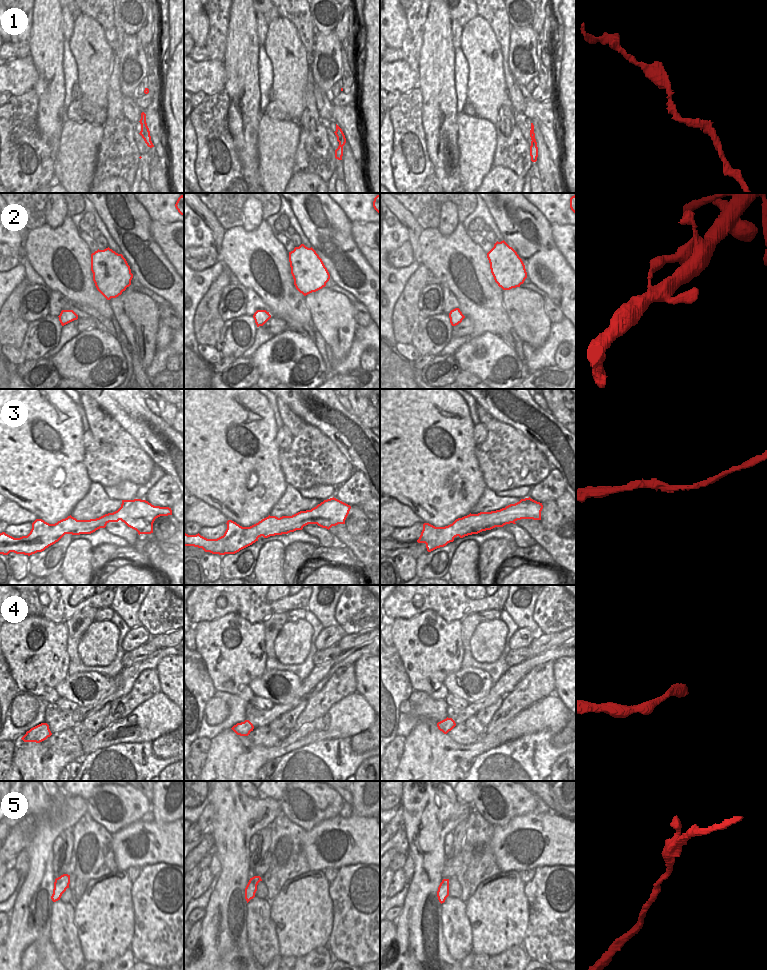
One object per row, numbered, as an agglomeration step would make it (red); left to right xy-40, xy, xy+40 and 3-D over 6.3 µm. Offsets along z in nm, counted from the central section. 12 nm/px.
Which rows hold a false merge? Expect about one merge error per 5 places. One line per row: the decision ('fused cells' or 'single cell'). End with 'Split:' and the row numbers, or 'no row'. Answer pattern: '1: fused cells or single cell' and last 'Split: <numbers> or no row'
1: single cell
2: single cell
3: single cell
4: single cell
5: single cell
Split: no row

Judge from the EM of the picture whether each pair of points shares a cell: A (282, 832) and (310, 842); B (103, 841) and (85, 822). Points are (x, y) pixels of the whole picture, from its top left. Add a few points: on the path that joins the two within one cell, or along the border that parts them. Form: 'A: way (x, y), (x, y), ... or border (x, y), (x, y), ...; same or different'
A: border (303, 831), (303, 850), (308, 863); different
B: way (98, 836), (89, 827); same

